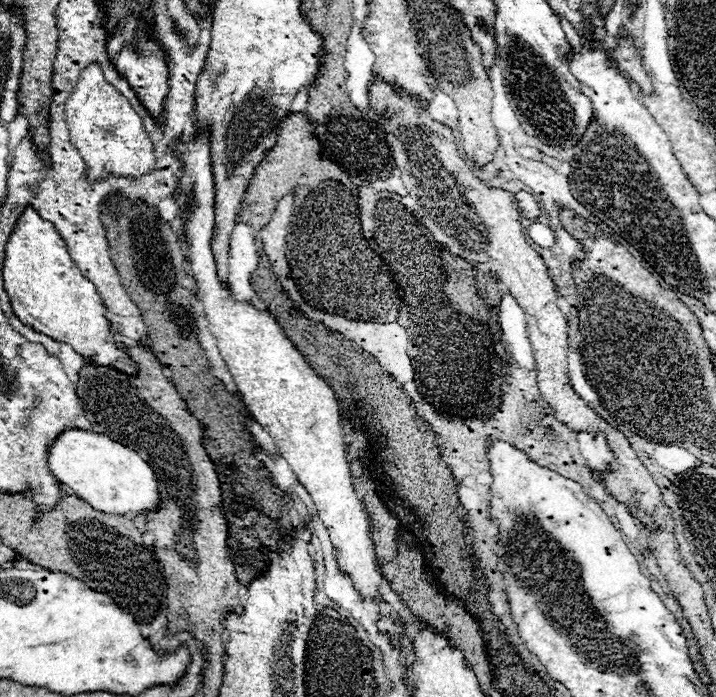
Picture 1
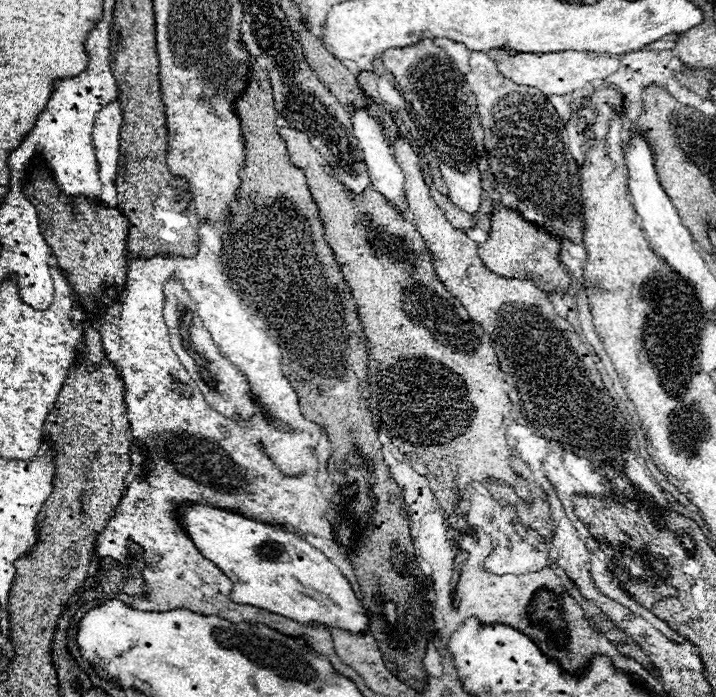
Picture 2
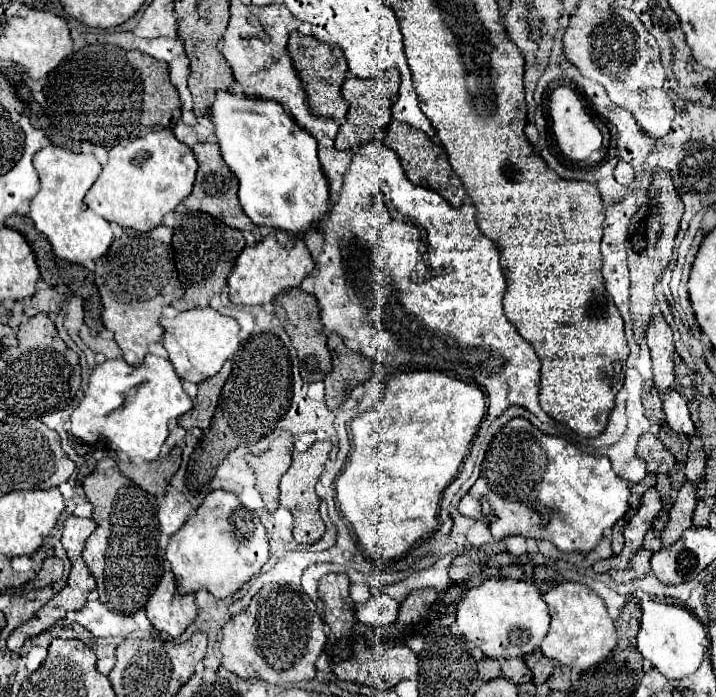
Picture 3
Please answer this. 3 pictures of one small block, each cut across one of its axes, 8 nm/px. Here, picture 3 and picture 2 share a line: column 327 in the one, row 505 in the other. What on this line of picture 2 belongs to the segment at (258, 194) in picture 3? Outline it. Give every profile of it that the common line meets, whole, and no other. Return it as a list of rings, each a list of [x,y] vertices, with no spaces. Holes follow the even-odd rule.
[[[184,502],[180,506],[182,516],[182,528],[198,548],[202,556],[206,556],[212,564],[216,564],[230,580],[232,580],[232,594],[230,600],[236,604],[248,604],[256,606],[274,614],[282,614],[290,620],[298,620],[302,624],[318,622],[324,626],[344,628],[348,632],[360,634],[368,628],[368,616],[362,604],[358,602],[356,594],[352,592],[348,580],[342,576],[342,572],[314,546],[310,546],[306,540],[298,538],[296,534],[290,534],[278,526],[270,526],[246,516],[240,516],[230,510],[222,510],[210,504],[188,504]]]

